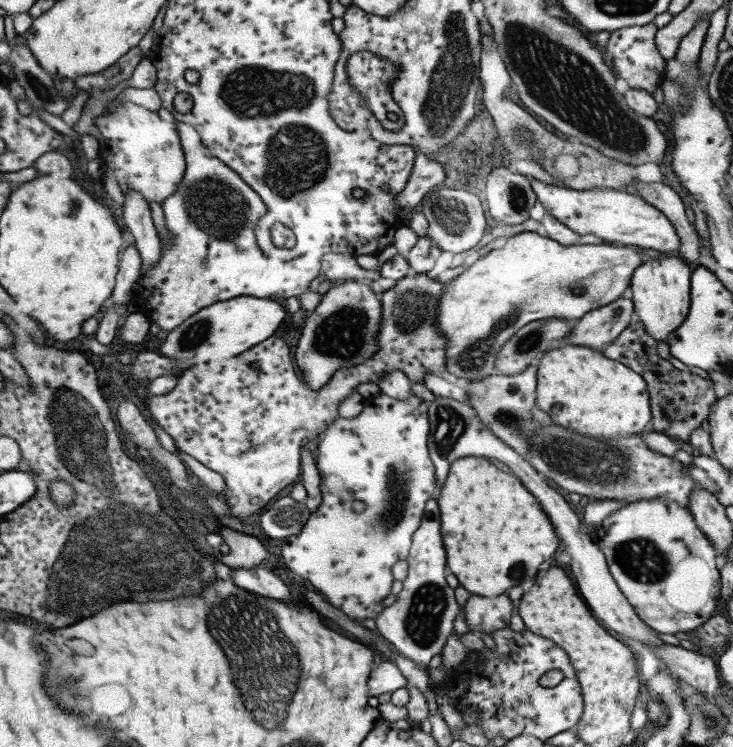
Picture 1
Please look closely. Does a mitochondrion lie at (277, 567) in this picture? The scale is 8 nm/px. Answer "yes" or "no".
no

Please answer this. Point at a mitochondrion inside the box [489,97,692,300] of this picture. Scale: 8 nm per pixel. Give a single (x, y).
(517, 197)

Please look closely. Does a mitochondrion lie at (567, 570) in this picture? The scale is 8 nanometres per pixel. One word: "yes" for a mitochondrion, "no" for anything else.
no

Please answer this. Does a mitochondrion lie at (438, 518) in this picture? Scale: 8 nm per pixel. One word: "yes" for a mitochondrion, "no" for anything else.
no

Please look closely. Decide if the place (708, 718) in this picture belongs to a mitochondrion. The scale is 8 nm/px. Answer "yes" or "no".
yes

